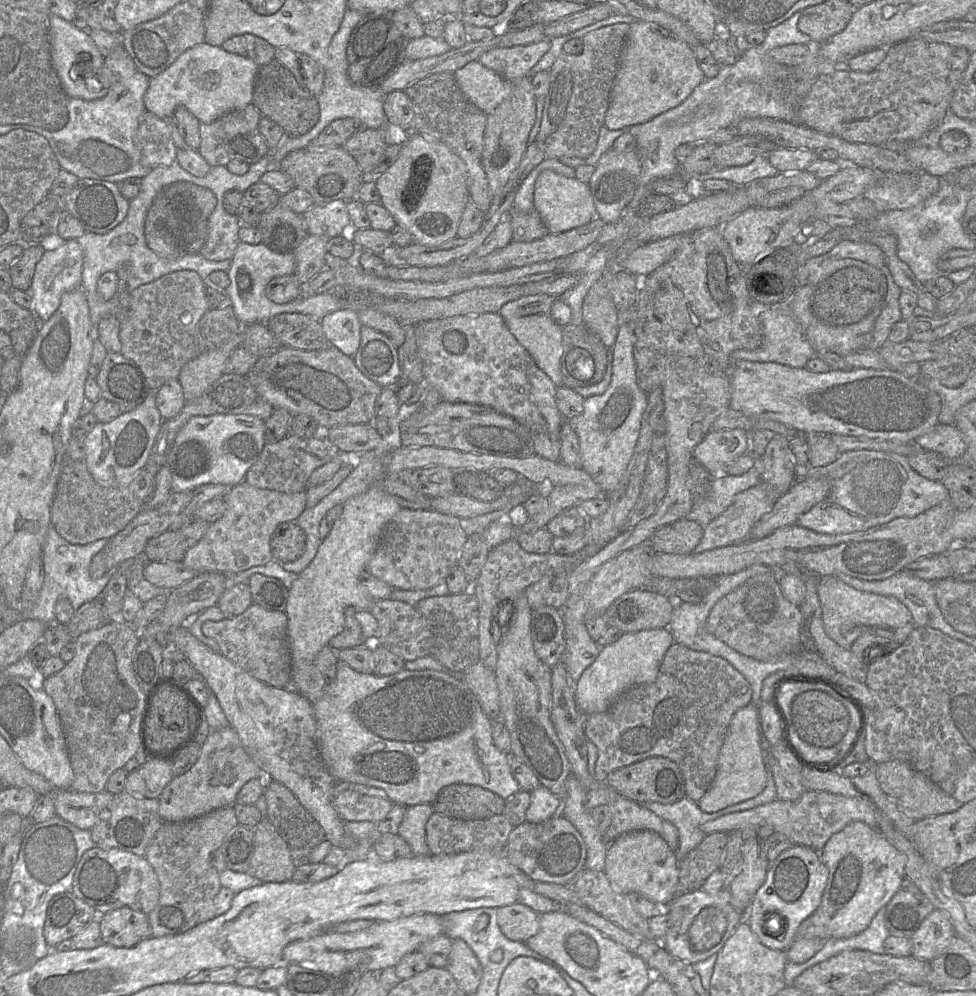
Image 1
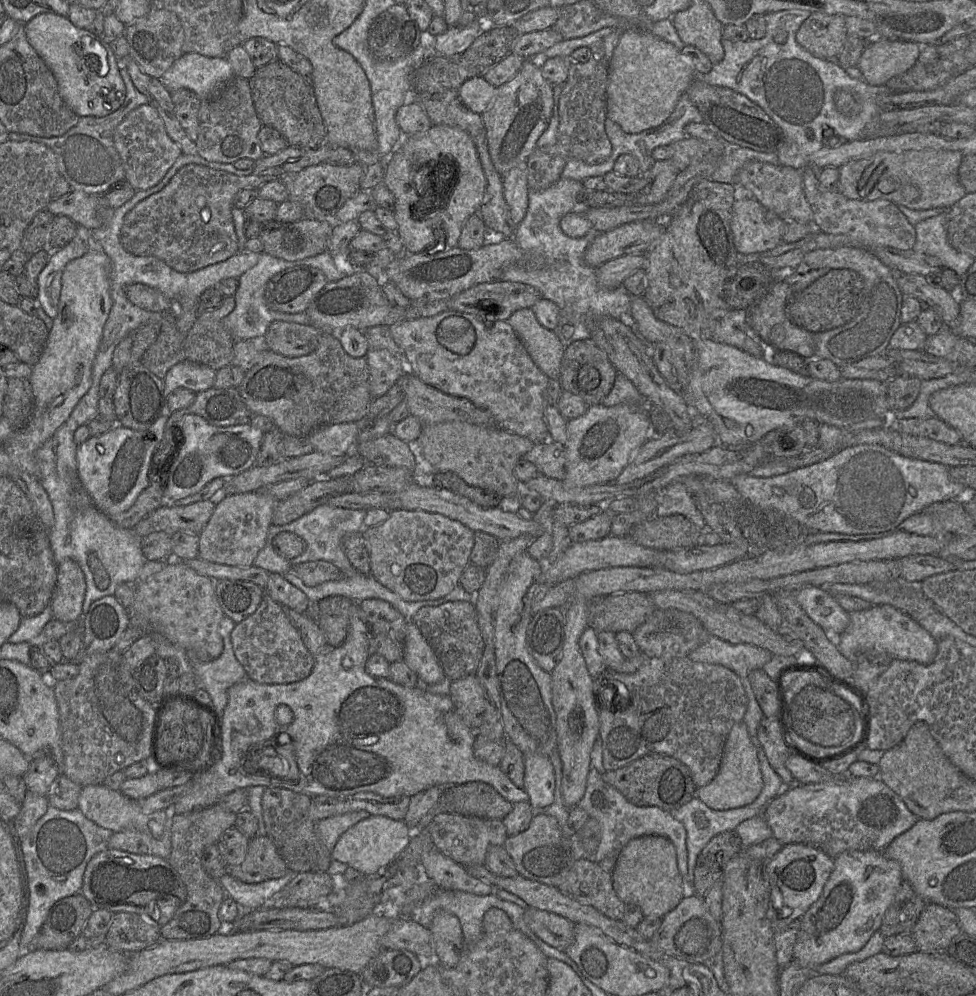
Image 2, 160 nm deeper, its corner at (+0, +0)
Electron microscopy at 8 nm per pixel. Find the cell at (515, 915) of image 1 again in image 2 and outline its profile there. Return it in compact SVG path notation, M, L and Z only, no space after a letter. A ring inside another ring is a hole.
M526 907L524 921L539 939L560 951L565 951L573 943L574 923L562 916Z

